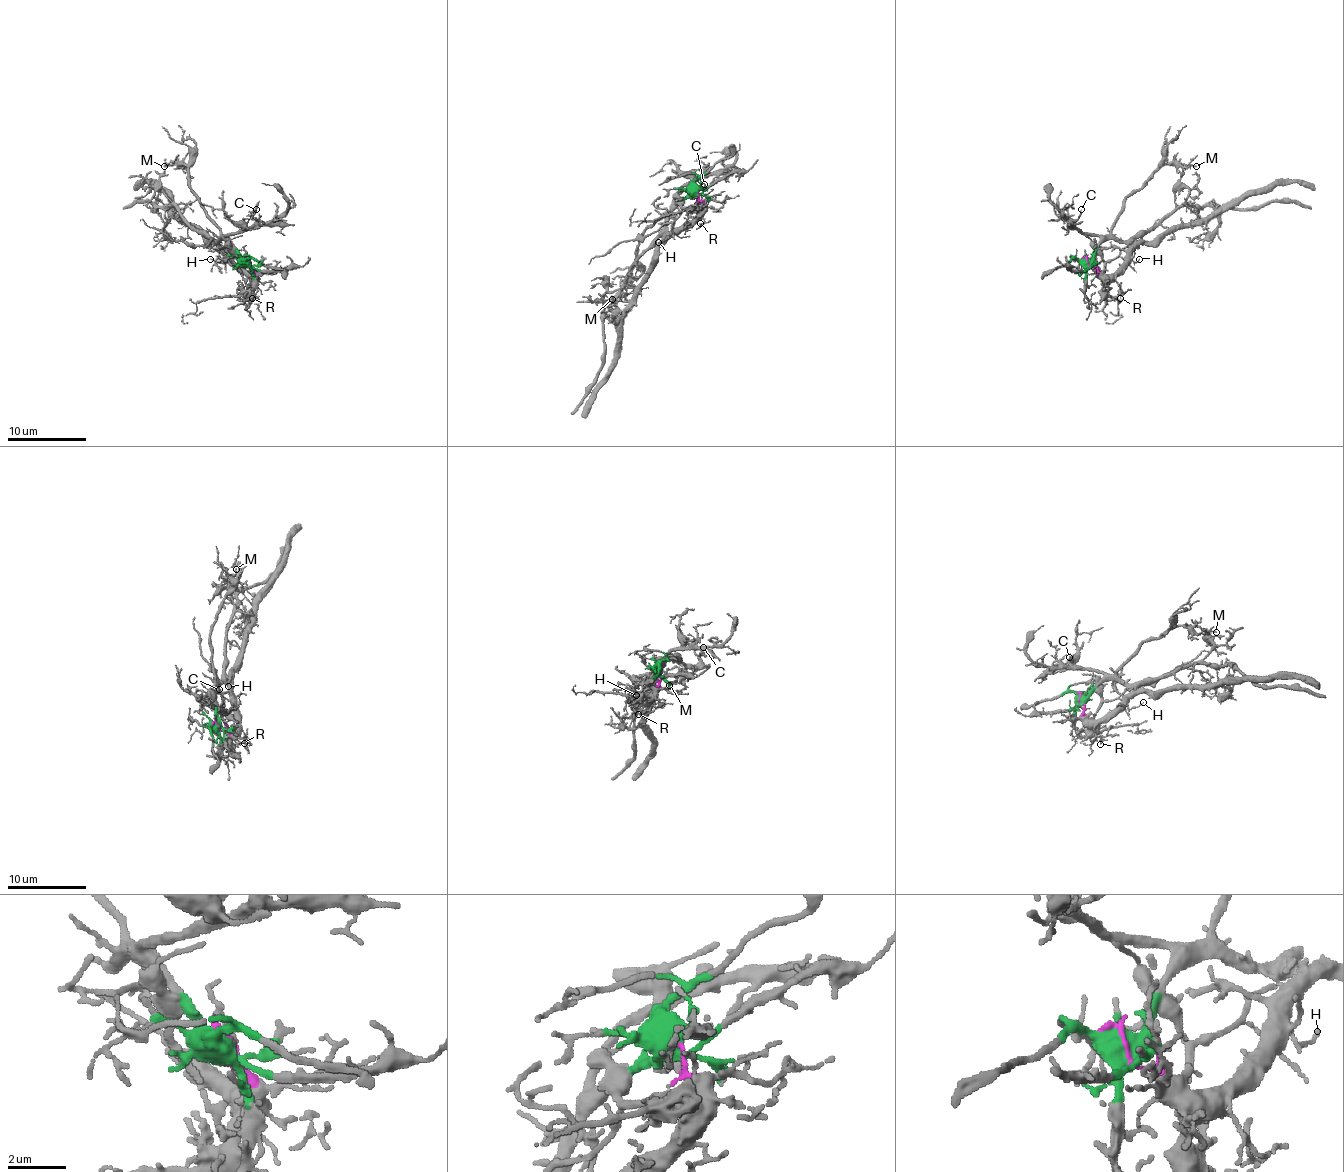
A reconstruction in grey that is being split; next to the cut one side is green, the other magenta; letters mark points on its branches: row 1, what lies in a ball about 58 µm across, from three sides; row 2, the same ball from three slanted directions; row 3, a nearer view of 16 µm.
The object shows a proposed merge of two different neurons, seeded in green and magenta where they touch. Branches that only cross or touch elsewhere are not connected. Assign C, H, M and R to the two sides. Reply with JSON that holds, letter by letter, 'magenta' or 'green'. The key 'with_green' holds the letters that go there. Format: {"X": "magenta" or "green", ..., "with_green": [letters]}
{"C": "green", "H": "magenta", "M": "green", "R": "magenta", "with_green": ["C", "M"]}

